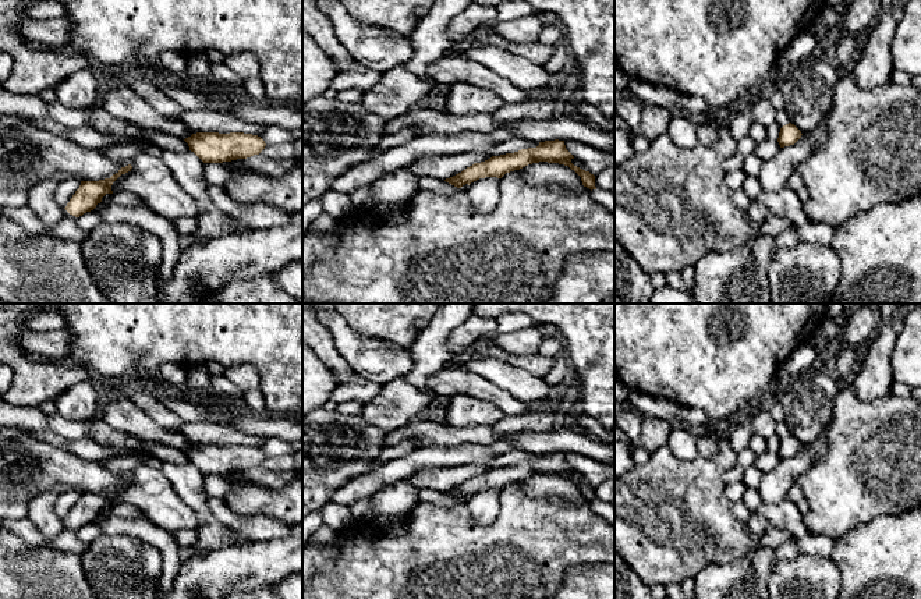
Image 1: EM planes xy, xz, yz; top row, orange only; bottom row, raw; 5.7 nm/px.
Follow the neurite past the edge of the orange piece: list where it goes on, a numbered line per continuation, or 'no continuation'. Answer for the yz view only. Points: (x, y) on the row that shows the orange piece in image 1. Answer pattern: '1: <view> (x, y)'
no continuation

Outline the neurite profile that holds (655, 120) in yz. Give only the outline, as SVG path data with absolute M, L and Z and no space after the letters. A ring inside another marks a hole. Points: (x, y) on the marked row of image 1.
M644 104L640 120L640 132L652 142L660 134L667 132L670 120L672 117L667 109L659 107L656 104Z

